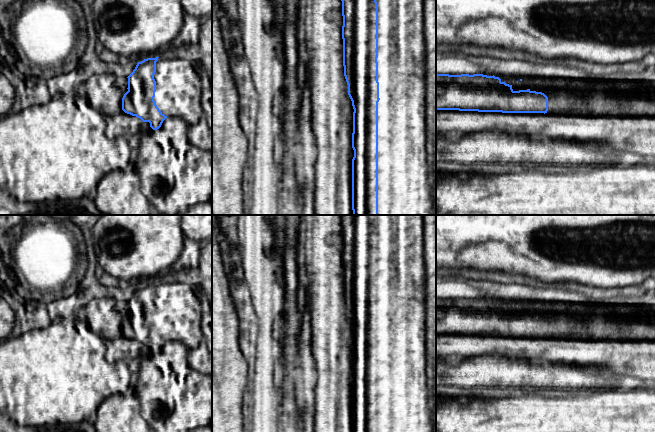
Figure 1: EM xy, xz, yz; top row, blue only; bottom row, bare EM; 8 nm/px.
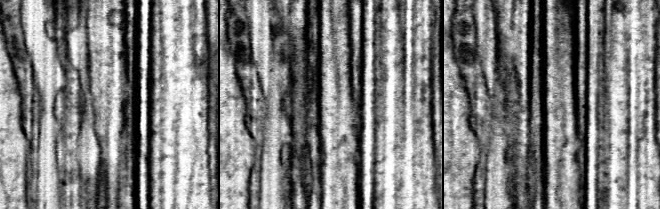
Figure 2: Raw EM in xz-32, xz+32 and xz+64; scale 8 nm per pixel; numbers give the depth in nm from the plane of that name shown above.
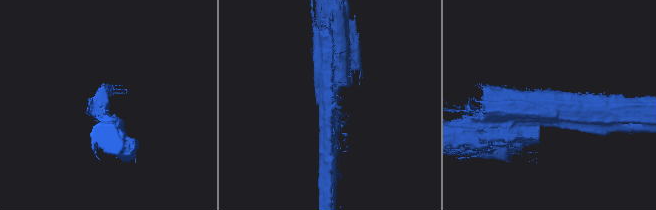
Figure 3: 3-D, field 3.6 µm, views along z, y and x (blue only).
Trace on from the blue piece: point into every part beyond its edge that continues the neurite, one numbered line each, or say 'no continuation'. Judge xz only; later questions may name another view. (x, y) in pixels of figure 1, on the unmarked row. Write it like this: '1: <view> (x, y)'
1: xz (403, 397)

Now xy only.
1: xy (179, 307)

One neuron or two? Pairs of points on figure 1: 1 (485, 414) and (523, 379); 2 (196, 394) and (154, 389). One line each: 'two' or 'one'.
1: two
2: one

